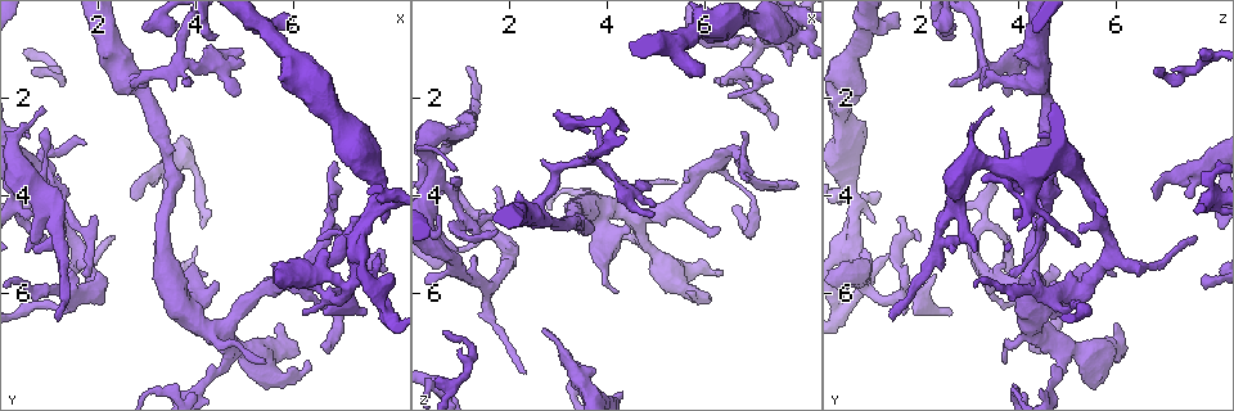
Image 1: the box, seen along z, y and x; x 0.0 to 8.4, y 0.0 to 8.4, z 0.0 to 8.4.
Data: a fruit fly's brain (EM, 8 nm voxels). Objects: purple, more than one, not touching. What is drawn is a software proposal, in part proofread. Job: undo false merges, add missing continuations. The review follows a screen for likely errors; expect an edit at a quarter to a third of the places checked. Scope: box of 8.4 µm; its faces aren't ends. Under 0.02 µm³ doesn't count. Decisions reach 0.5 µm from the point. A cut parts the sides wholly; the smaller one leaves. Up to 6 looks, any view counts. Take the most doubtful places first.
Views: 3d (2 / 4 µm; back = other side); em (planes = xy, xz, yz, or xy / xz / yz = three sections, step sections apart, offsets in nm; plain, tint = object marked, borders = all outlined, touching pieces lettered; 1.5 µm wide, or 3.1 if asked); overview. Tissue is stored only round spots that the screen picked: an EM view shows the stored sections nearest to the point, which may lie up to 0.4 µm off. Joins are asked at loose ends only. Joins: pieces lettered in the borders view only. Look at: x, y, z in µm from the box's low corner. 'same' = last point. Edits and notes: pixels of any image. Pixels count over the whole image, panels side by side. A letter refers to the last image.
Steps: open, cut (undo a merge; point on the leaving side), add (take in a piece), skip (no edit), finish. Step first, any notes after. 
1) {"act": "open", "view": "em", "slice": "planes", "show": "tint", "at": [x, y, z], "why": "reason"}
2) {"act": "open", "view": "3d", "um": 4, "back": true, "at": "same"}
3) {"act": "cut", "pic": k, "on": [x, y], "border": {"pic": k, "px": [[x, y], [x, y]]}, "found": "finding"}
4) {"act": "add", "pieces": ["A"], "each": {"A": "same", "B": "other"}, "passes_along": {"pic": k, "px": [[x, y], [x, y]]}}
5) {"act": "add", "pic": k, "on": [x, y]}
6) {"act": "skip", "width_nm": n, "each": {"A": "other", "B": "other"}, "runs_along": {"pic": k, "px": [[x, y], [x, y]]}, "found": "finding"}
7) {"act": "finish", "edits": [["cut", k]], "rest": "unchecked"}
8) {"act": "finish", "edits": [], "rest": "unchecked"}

{"act": "open", "view": "em", "slice": "xz", "step": 8, "show": "borders", "at": [5.35, 7.45, 3.75], "why": "free end"}

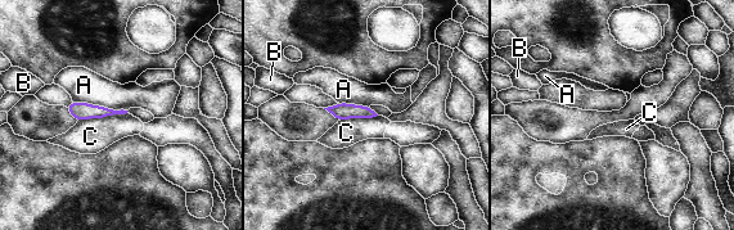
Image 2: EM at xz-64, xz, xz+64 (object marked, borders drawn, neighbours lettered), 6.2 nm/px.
{"act": "skip", "each": {"A": "other", "B": "other", "C": "other"}, "border": {"pic": 2, "px": [[126, 112], [77, 121]]}, "found": "none of them fits"}

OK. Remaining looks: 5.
{"act": "open", "view": "3d", "um": 4, "at": [4.45, 0.75, 2.65], "why": "an open end"}

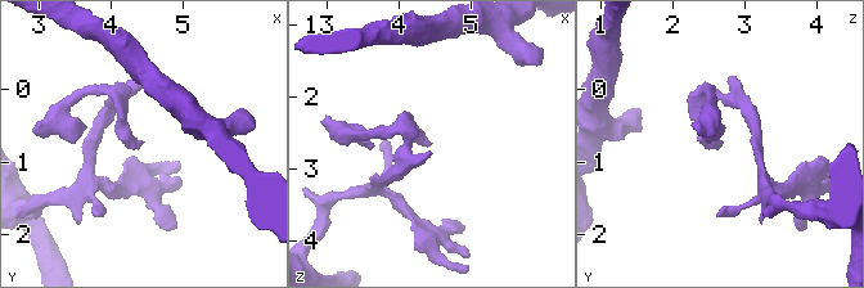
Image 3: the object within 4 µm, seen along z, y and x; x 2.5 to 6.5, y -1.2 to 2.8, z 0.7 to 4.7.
{"act": "open", "view": "em", "slice": "xz", "step": 8, "show": "tint", "at": [4.45, 0.75, 2.70], "why": "shape alone is not enough"}

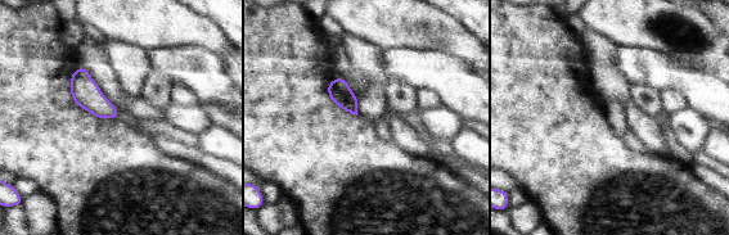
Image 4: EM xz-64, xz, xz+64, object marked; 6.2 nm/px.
{"act": "open", "view": "em", "slice": "planes", "show": "borders", "at": "same"}

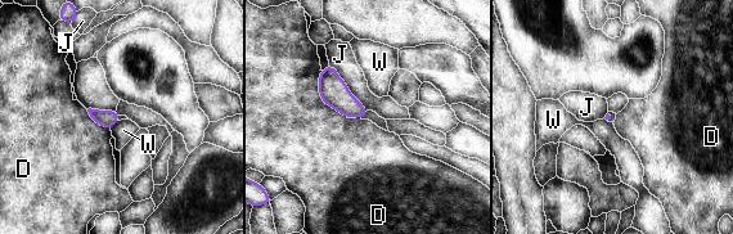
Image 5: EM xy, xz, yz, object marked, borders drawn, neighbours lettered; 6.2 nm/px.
{"act": "skip", "each": {"D": "other", "J": "other", "W": "other"}, "border": {"pic": 5, "px": [[320, 71], [319, 97], [346, 117]]}, "found": "none of them fits"}

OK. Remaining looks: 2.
{"act": "open", "view": "3d", "um": 4, "at": [7.15, 5.95, 0.90], "why": "looks like a crossing"}

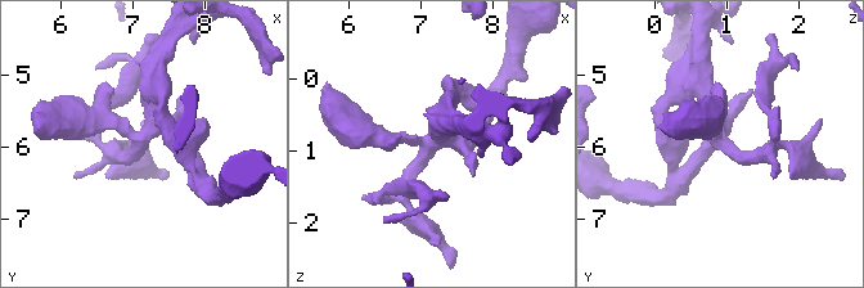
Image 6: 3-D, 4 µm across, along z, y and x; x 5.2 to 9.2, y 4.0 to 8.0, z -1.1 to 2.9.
{"act": "open", "view": "em", "slice": "planes", "show": "borders", "at": [7.10, 5.85, 0.90], "why": "now the EM"}

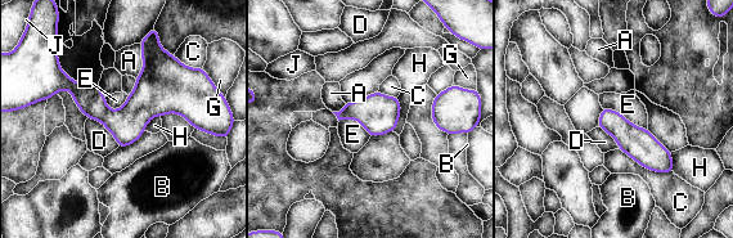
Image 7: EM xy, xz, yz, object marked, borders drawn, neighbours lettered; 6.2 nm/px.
{"act": "skip", "each": {"A": "other", "B": "other", "C": "other", "D": "other", "E": "other", "G": "other", "H": "other", "J": "other"}, "found": "continuous, no second neuron"}

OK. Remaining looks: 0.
{"act": "finish", "edits": [], "rest": "unchecked"}

